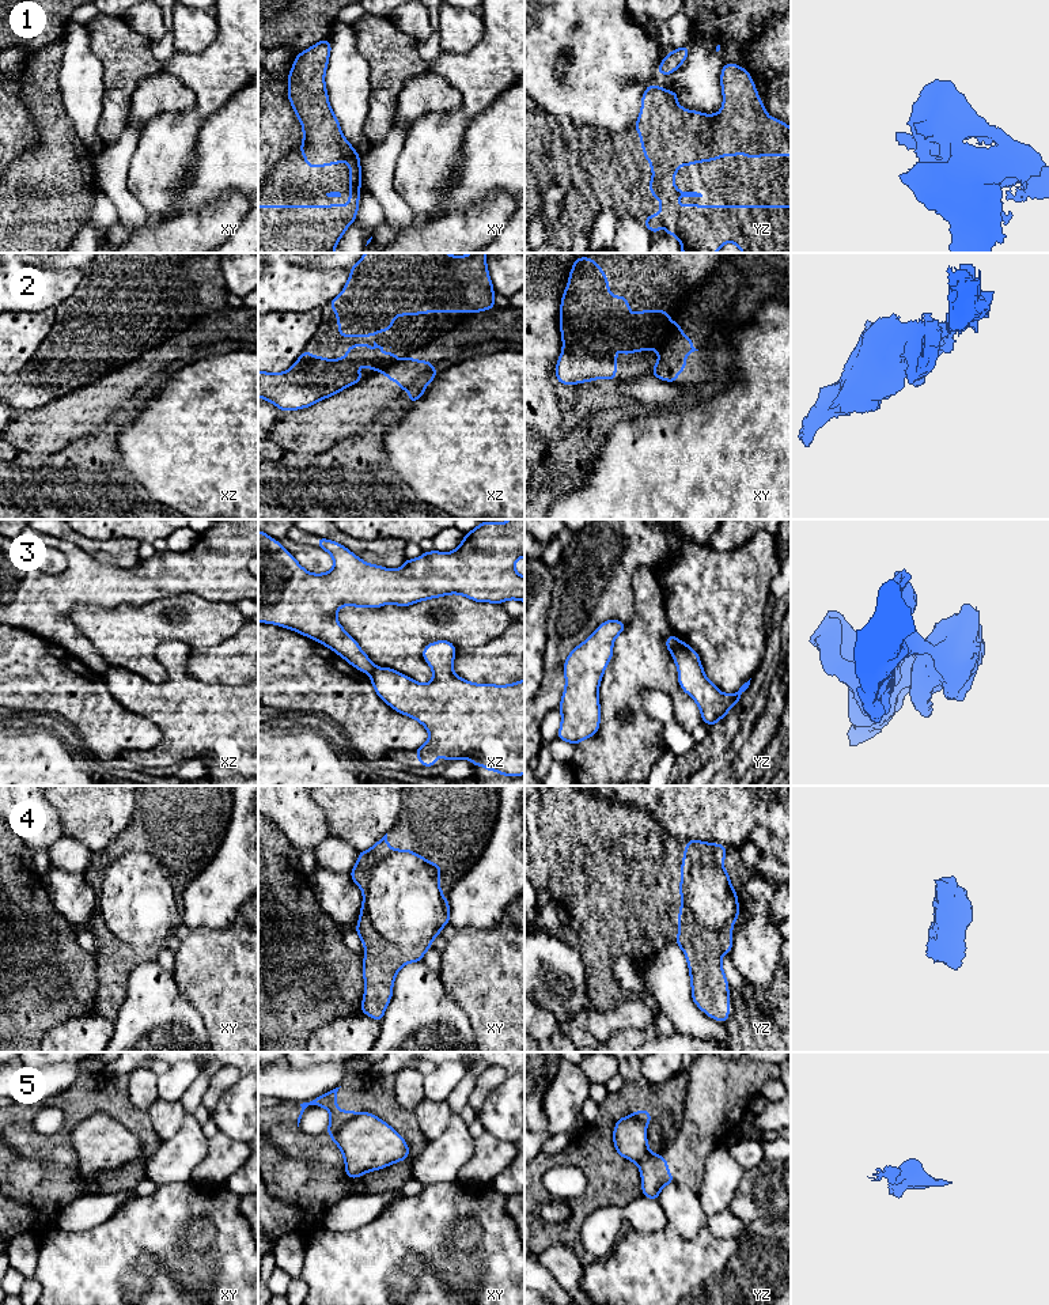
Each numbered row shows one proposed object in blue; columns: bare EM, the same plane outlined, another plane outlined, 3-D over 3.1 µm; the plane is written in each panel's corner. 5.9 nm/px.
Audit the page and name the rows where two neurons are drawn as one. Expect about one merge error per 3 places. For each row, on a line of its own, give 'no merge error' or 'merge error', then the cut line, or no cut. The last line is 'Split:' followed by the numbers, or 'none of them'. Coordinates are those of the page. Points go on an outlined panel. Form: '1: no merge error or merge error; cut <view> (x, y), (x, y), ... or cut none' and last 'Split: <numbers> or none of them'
1: no merge error; cut none
2: merge error; cut xy (671, 321), (665, 329), (665, 343), (658, 350)
3: merge error; cut yz (680, 642), (671, 653)
4: no merge error; cut none
5: merge error; cut xy (356, 1115), (340, 1128), (337, 1143)
Split: 2, 3, 5

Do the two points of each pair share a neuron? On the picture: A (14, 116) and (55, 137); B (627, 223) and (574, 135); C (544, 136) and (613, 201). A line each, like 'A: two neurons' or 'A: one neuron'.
A: two neurons
B: two neurons
C: one neuron

